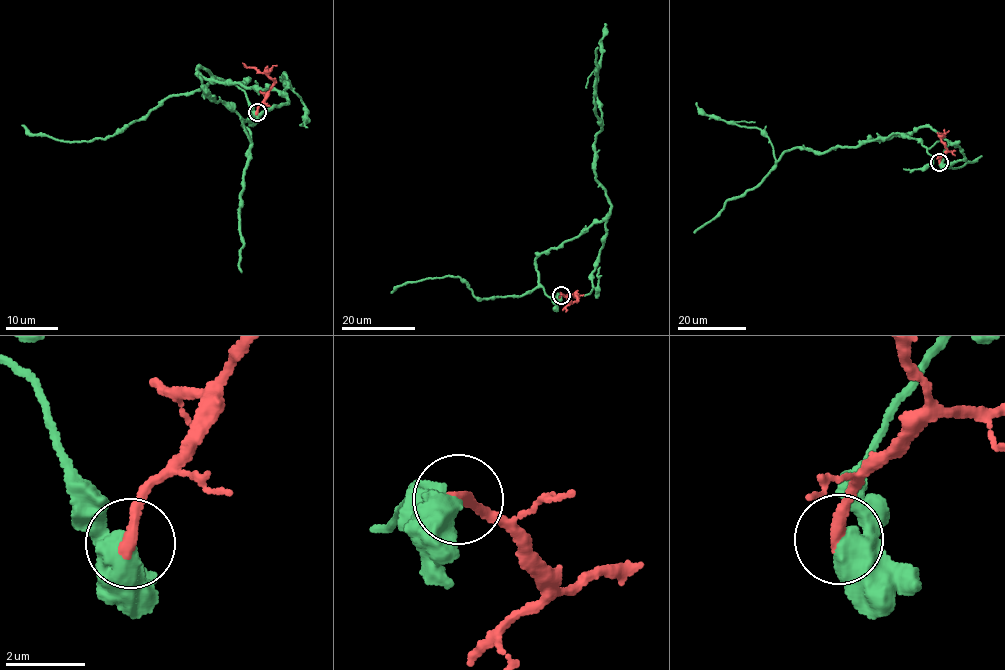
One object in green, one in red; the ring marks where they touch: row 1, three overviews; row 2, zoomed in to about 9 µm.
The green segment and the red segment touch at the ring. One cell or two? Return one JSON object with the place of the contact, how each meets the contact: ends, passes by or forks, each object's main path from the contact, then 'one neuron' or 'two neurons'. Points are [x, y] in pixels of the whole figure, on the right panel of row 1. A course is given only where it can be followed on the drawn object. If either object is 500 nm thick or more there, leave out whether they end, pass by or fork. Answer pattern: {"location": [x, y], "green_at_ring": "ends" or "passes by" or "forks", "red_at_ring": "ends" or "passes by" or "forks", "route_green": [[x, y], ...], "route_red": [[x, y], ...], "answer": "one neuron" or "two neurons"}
{"location": [939, 162], "route_green": [[939, 162], [948, 142], [929, 127], [823, 152], [793, 148], [758, 184], [729, 198], [723, 209], [693, 232]], "route_red": [[939, 162], [947, 150], [941, 139], [944, 129]], "answer": "two neurons"}

